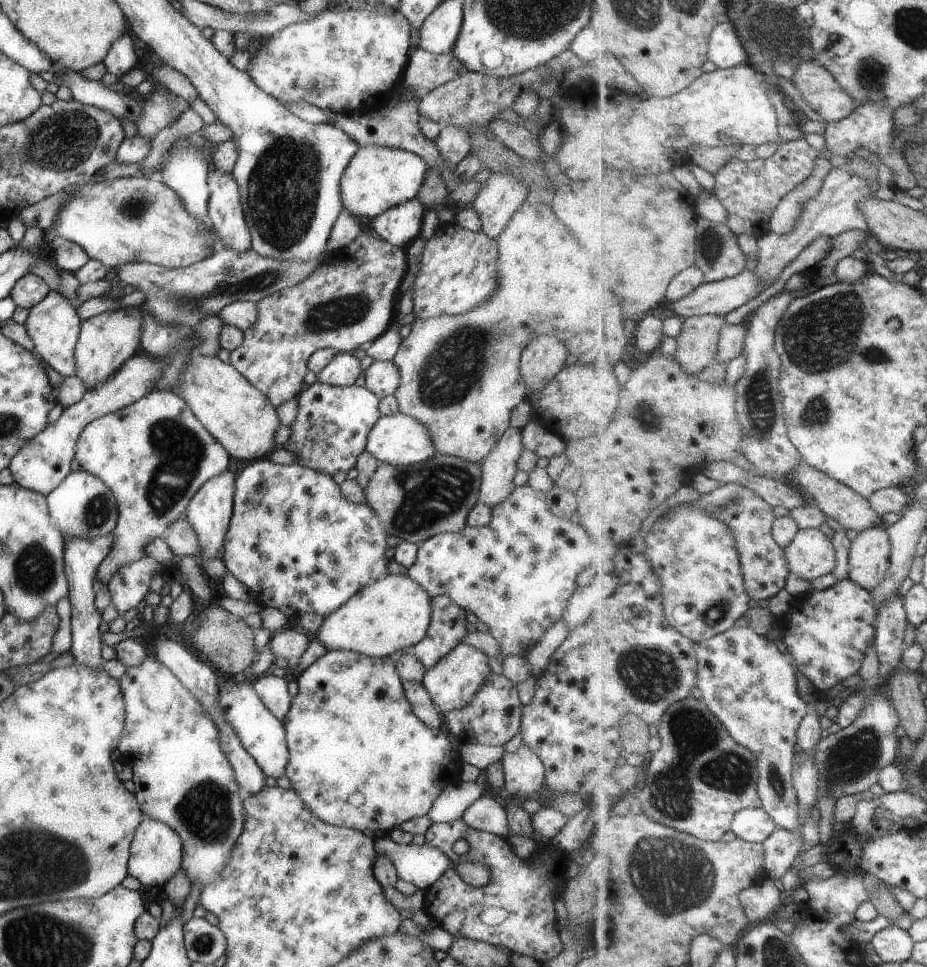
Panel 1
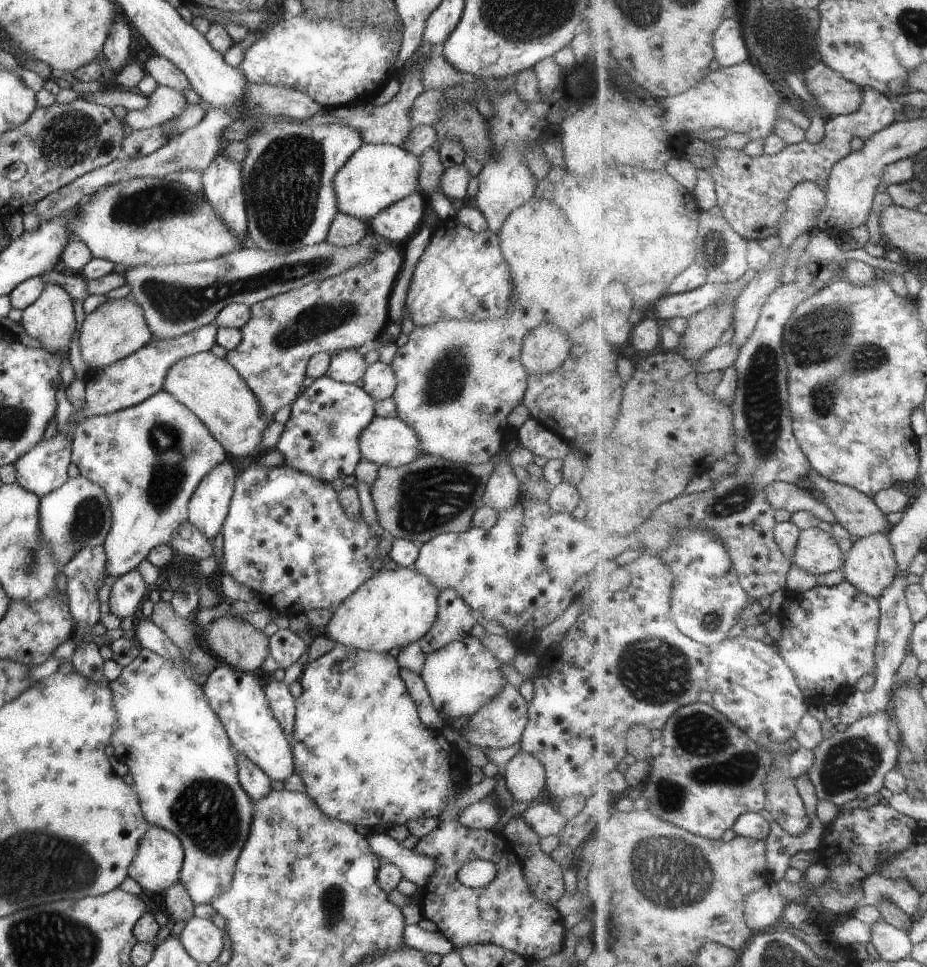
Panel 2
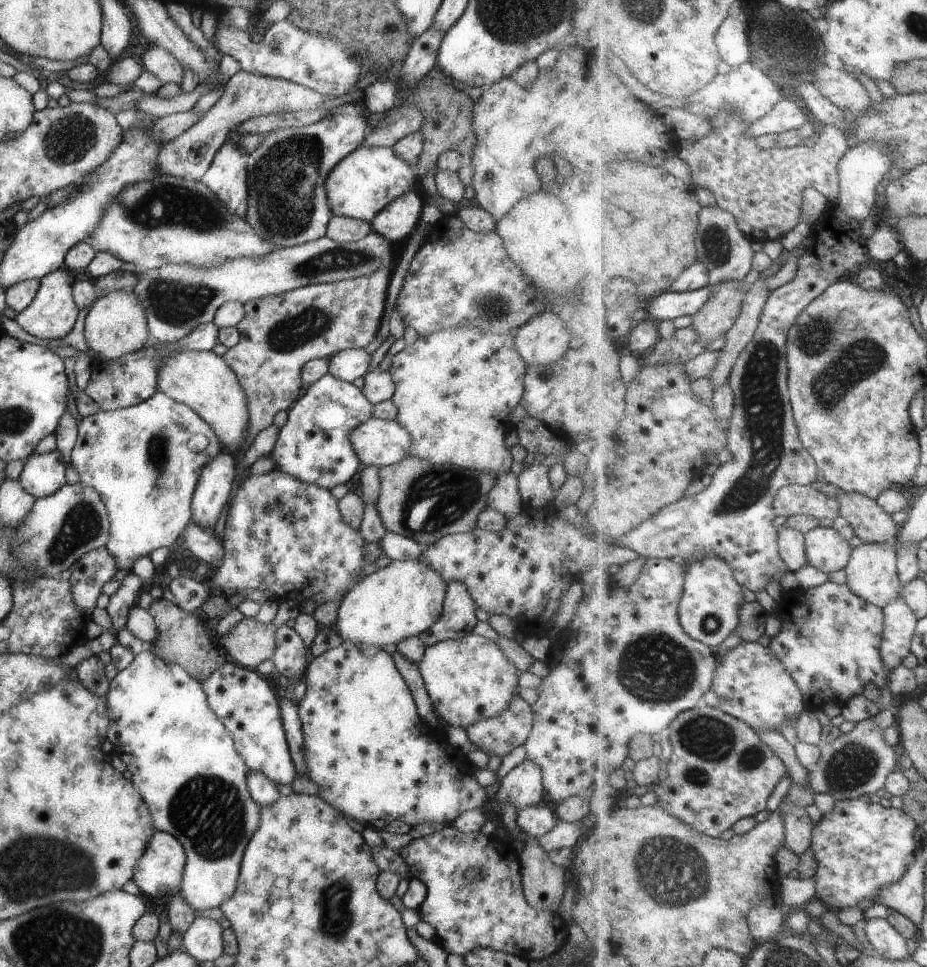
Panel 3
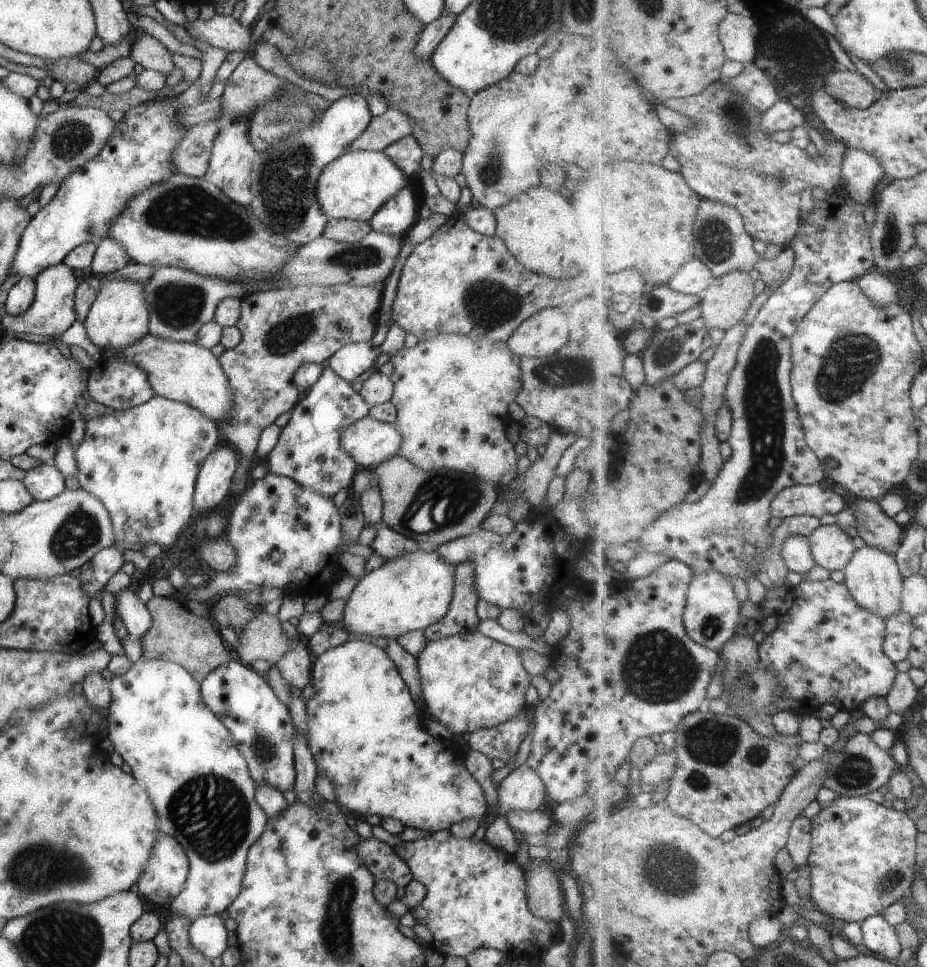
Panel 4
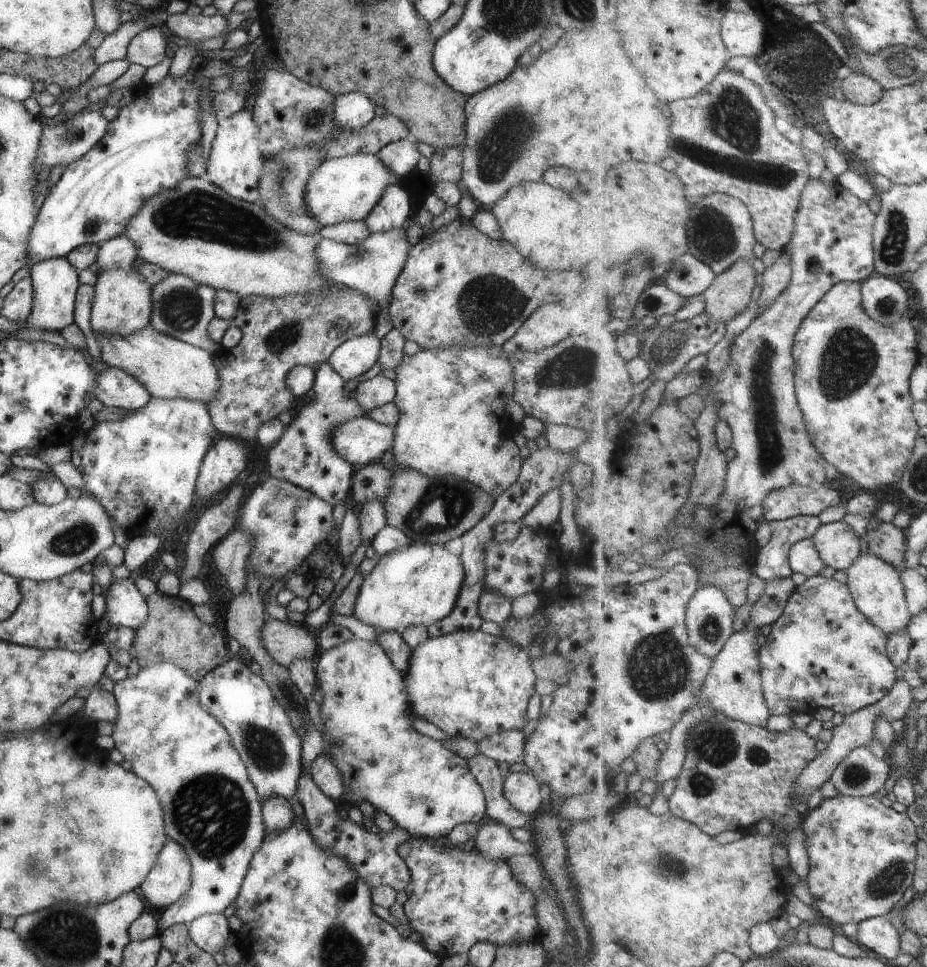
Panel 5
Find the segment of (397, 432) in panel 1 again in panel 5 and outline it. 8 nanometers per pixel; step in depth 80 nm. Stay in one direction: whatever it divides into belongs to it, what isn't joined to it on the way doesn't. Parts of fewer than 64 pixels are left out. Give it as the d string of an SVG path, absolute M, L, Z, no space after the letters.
M361 415L340 422L331 432L335 454L355 469L378 461L393 439L392 428Z

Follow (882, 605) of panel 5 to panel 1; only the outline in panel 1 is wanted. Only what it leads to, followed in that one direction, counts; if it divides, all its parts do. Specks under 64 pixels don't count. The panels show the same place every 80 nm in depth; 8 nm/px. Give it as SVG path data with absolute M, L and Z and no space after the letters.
M879 524L858 533L850 548L849 579L872 591L890 572L892 544L887 526Z

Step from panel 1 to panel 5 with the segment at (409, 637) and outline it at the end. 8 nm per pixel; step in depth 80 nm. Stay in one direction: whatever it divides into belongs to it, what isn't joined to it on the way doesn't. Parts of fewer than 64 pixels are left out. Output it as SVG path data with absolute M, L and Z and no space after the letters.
M409 542L378 557L370 574L362 578L352 616L379 631L402 633L408 626L427 627L453 608L462 585L461 559L443 545Z

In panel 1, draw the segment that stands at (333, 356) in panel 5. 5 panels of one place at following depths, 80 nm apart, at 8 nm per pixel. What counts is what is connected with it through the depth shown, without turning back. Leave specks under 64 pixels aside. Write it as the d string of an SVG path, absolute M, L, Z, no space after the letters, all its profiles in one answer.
M335 353L331 362L316 374L316 380L330 385L353 385L362 370L359 359L358 353Z

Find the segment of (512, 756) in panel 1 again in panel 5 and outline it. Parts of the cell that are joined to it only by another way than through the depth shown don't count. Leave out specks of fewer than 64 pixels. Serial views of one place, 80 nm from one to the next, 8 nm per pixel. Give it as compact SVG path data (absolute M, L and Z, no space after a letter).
M509 773L502 782L502 795L519 812L533 814L541 804L539 782L531 773Z

